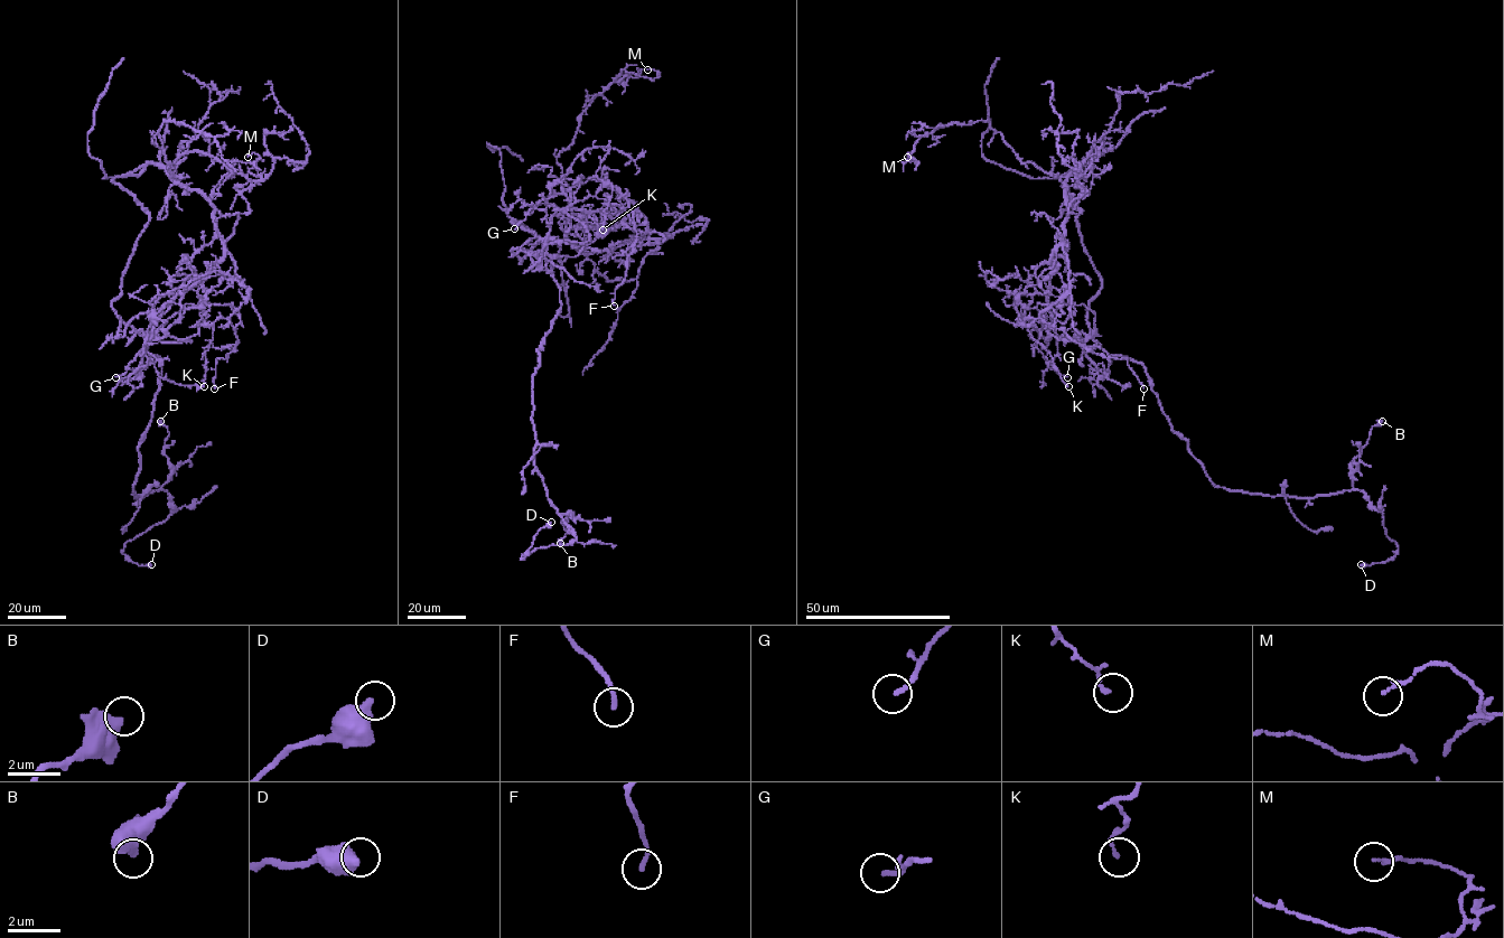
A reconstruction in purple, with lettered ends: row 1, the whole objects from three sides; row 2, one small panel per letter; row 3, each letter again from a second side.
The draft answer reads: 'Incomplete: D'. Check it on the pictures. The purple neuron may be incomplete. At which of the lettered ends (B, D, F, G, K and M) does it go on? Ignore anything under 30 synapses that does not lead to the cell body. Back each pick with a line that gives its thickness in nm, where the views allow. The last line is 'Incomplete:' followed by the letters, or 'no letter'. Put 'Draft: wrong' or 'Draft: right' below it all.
Incomplete: no letter
Draft: wrong

